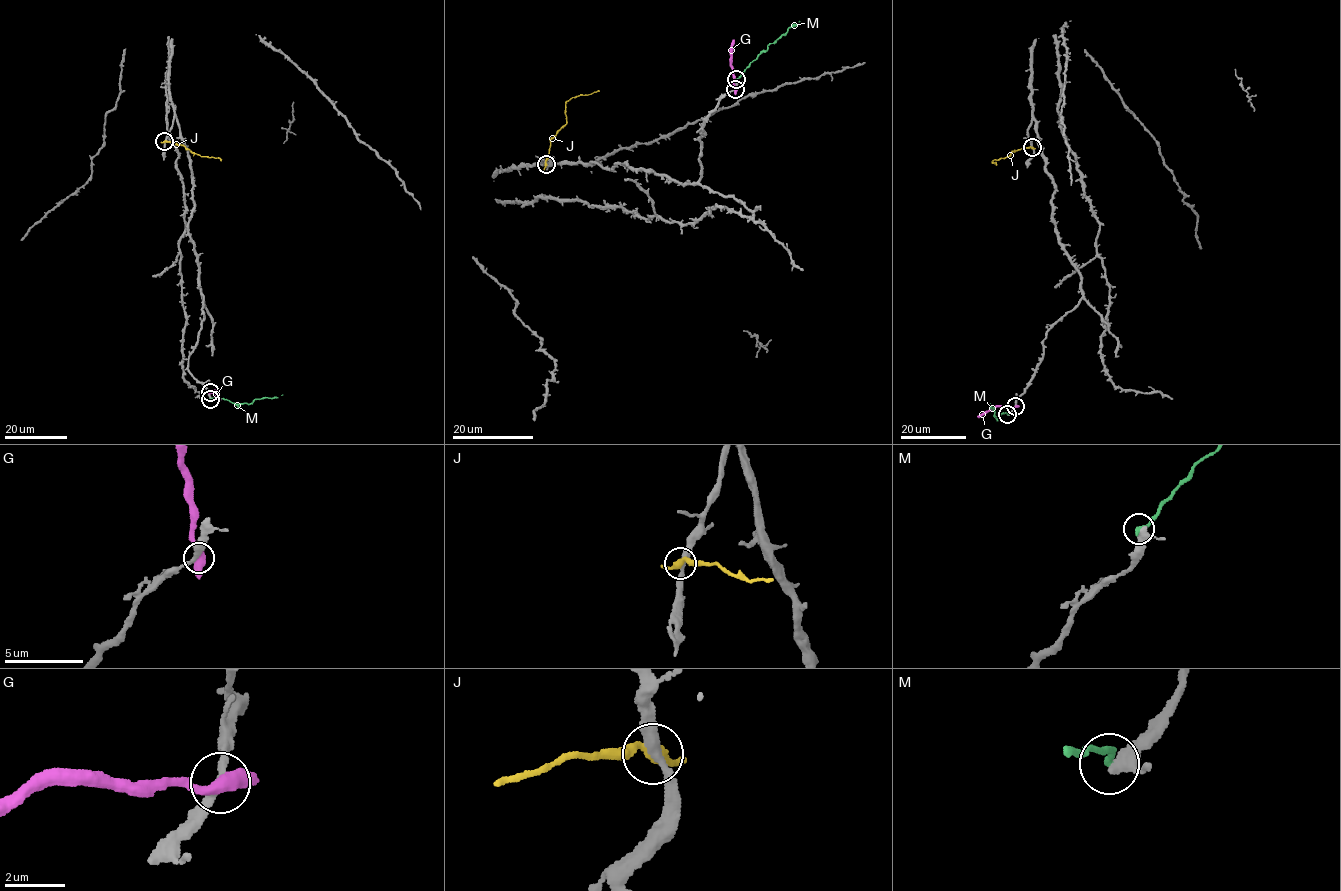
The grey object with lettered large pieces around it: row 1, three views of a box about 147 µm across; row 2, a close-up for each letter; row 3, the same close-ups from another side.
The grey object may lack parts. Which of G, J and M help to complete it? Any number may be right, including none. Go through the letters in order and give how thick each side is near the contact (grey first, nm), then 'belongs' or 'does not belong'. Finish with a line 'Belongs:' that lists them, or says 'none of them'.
G: calibres 240 and 420 nm; does not belong
J: calibres 320 and 320 nm; does not belong
M: calibres 360 and 220 nm; does not belong
Belongs: none of them

